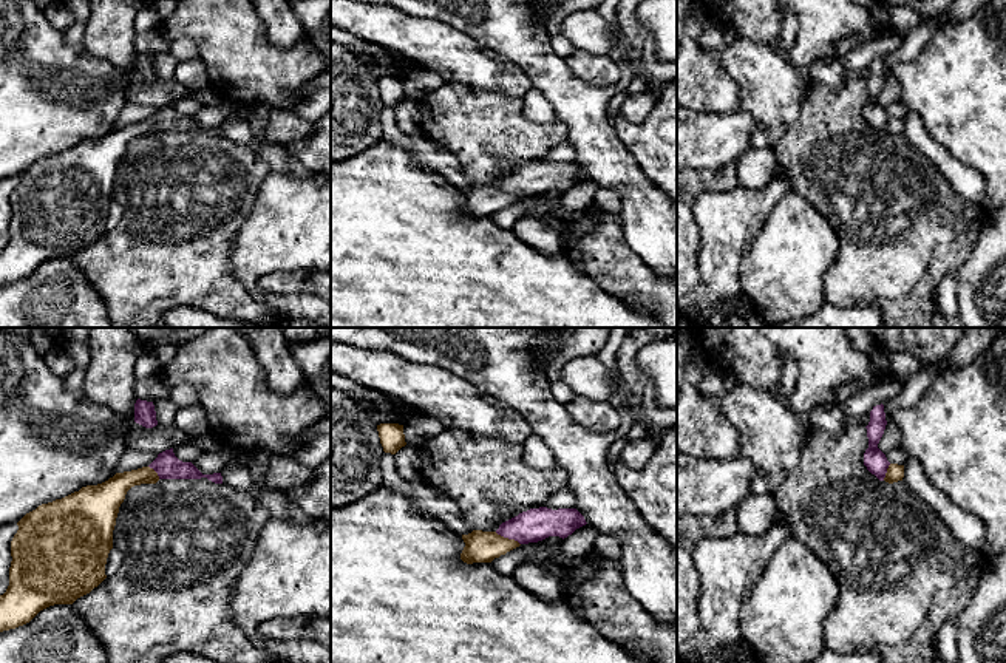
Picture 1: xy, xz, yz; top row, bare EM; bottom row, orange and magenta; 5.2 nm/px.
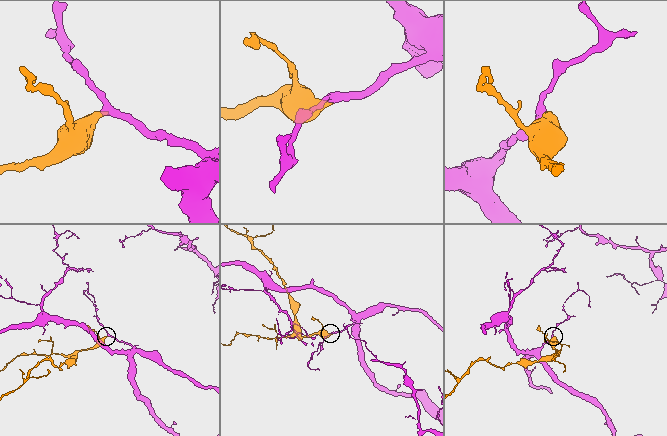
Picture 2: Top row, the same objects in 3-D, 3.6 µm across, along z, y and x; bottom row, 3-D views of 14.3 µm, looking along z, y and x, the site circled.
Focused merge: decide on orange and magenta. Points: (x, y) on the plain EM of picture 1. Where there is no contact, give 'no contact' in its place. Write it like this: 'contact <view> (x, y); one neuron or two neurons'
contact xz (507, 192); one neuron

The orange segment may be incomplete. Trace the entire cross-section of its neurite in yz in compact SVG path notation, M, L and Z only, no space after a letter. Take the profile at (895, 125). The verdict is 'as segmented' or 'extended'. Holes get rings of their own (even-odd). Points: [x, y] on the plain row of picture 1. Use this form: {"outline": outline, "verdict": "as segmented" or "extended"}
{"outline": "M876 59L870 65L870 76L867 82L868 102L864 107L864 119L875 128L879 134L889 138L902 134L904 119L890 117L885 108L878 102L878 97L884 88L887 74L884 66L884 59Z", "verdict": "extended"}

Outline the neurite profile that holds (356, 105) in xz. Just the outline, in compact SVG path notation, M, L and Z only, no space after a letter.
M331 40L331 161L382 141L383 107L377 79L351 49Z

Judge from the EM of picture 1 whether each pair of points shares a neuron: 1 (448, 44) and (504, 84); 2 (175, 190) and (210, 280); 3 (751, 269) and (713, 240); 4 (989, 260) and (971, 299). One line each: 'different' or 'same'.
1: same
2: same
3: different
4: same

